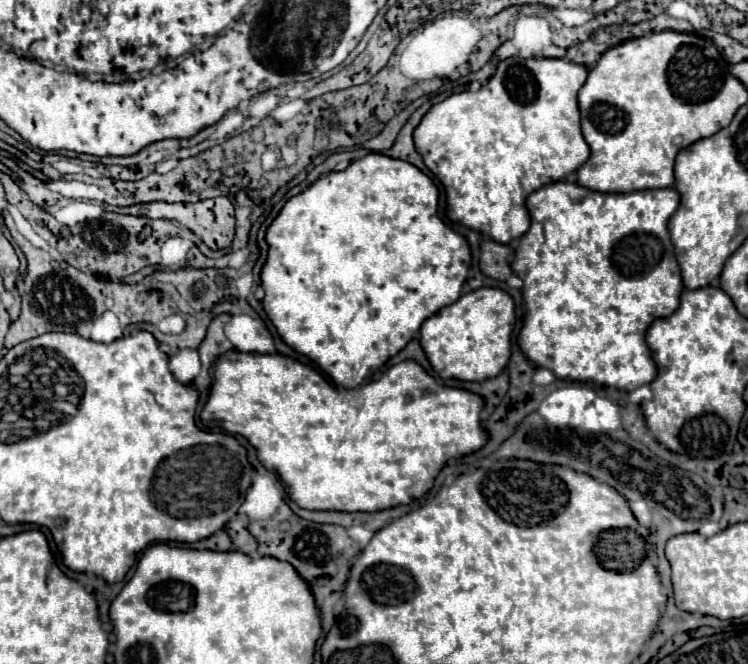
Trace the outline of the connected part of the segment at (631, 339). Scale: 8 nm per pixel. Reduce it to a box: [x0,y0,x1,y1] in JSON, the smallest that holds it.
[511,181,683,391]

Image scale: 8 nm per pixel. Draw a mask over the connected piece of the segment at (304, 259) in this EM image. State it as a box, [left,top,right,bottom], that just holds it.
[261,152,471,389]

